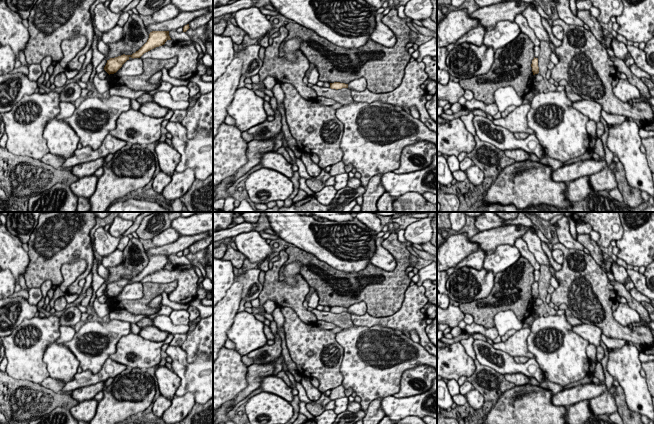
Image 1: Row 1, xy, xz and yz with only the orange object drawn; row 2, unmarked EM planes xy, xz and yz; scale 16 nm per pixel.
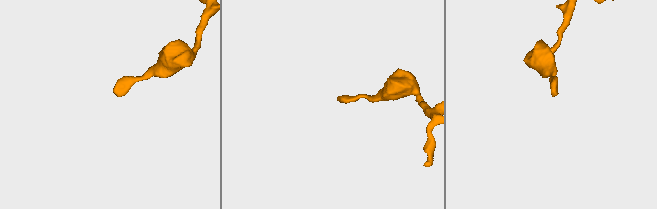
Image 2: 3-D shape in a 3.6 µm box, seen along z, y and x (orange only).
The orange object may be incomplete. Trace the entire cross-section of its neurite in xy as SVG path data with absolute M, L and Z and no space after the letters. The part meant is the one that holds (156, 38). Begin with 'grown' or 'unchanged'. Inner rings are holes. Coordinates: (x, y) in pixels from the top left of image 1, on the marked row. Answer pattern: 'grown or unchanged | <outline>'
unchanged | M152 31L149 34L147 42L132 55L121 55L115 58L110 58L104 67L104 70L110 75L116 73L129 58L140 58L144 53L162 46L167 40L171 40L169 31Z

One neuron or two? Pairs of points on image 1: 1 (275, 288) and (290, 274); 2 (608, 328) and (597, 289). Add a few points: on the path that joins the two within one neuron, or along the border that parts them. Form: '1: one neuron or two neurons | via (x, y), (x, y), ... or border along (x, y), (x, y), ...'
1: two neurons | border along (300, 274), (296, 276), (294, 284), (283, 281)
2: one neuron | via (606, 318), (606, 310), (599, 299)

